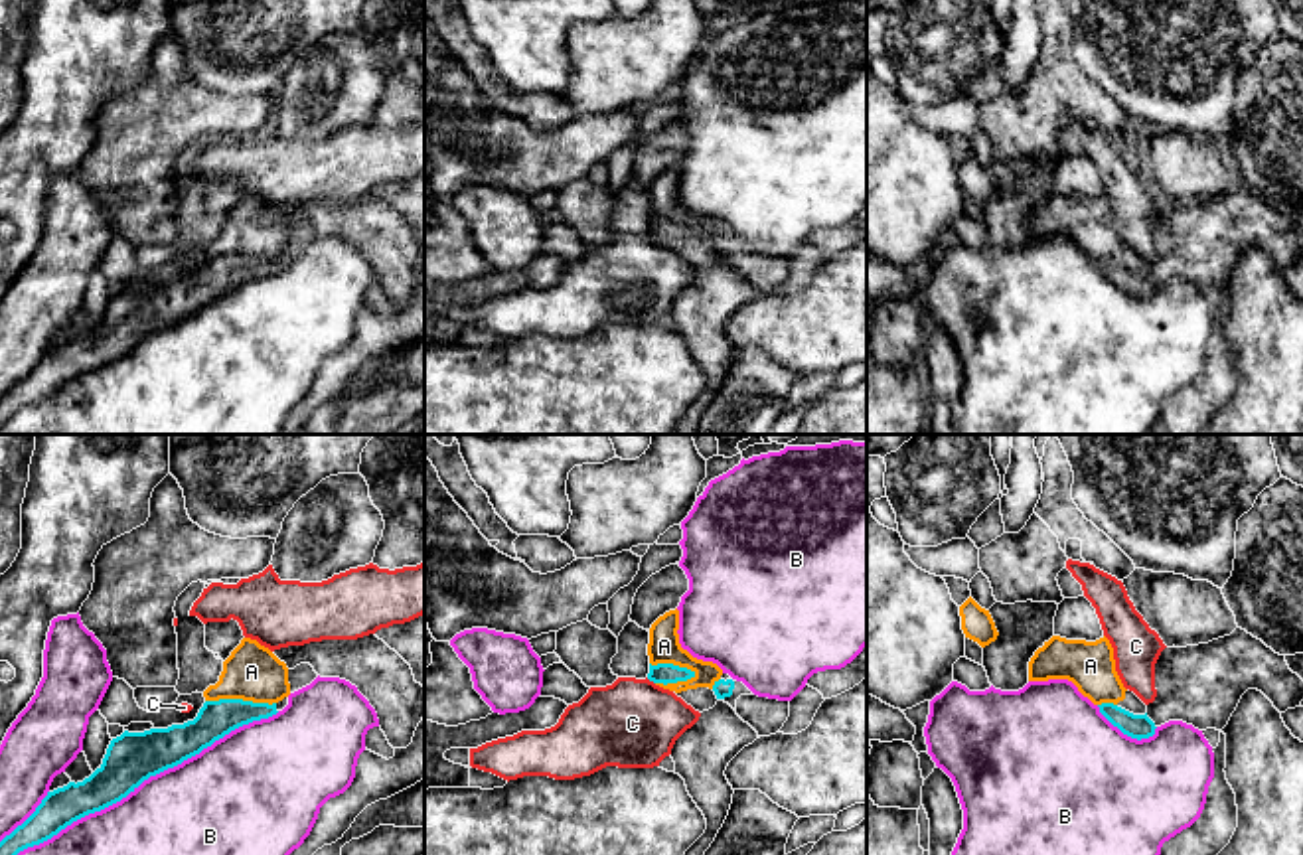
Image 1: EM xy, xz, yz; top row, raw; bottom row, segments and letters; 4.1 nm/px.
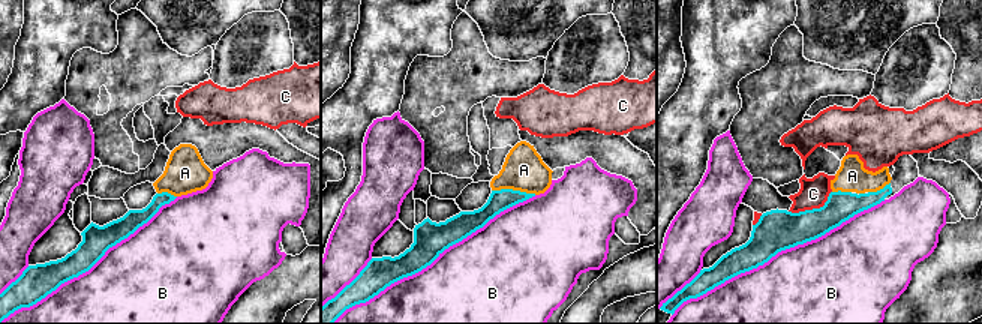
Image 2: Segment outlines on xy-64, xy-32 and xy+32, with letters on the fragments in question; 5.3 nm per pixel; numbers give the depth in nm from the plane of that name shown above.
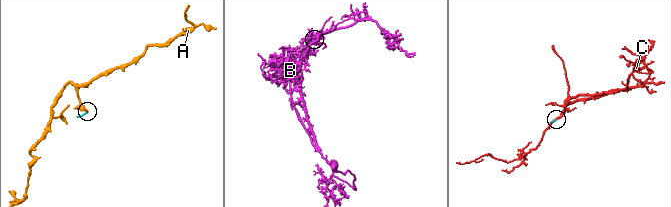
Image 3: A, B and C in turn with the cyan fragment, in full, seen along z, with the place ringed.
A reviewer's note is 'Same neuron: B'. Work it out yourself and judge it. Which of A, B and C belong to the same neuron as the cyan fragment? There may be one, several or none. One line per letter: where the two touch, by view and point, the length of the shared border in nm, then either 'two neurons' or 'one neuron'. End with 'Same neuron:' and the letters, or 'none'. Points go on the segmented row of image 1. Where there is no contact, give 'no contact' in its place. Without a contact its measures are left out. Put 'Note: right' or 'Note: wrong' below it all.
A: contact xz (672, 664); length 200 nm; two neurons
B: contact xy (147, 778); length 1200 nm; two neurons
C: contact xz (650, 680); length 50 nm; two neurons
Same neuron: none
Note: wrong

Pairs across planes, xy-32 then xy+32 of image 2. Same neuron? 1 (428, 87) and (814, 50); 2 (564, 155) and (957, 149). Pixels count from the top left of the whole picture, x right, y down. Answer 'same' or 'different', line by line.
1: different
2: different

